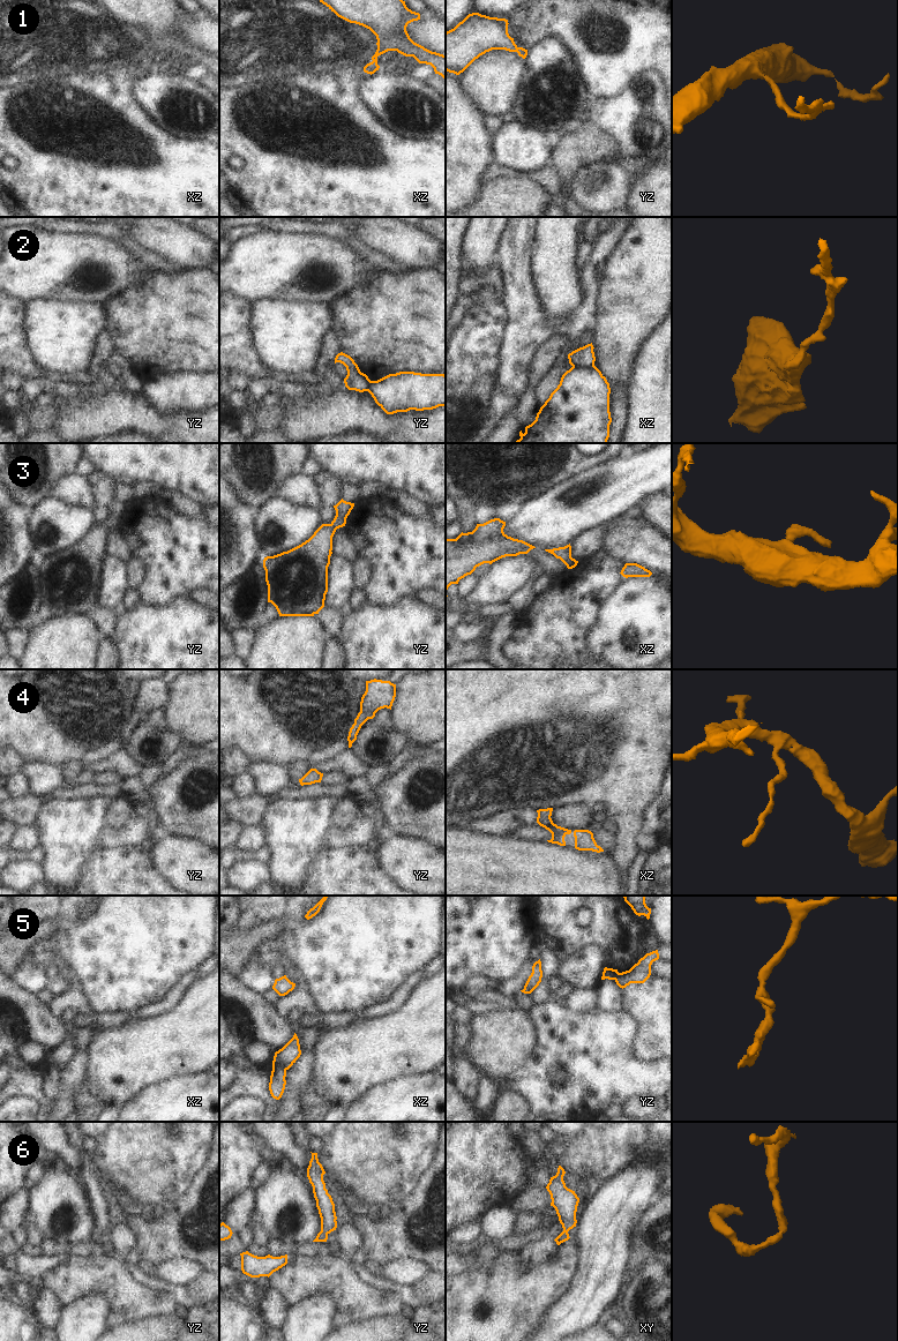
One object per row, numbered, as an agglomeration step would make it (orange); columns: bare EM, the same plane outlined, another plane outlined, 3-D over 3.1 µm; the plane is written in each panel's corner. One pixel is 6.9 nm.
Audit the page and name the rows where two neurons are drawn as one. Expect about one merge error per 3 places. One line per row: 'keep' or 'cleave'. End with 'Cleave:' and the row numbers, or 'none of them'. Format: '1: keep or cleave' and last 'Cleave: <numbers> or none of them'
1: keep
2: cleave
3: keep
4: keep
5: cleave
6: keep
Cleave: 2, 5

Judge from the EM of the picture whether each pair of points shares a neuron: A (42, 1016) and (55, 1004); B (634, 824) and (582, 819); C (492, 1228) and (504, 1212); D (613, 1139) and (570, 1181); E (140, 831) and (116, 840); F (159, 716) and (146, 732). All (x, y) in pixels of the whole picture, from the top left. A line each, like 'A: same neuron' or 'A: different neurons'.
A: different neurons
B: different neurons
C: same neuron
D: different neurons
E: same neuron
F: different neurons

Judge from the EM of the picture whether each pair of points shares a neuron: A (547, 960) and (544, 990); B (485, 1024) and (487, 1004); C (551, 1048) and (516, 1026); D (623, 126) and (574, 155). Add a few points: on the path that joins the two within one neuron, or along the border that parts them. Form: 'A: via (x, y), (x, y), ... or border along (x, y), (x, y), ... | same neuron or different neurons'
A: via (547, 967), (544, 983) | same neuron
B: border along (513, 1008), (472, 1016) | different neurons
C: border along (530, 1012), (536, 1032), (536, 1046), (523, 1063) | different neurons
D: border along (586, 120), (610, 133), (616, 140), (619, 151) | different neurons

